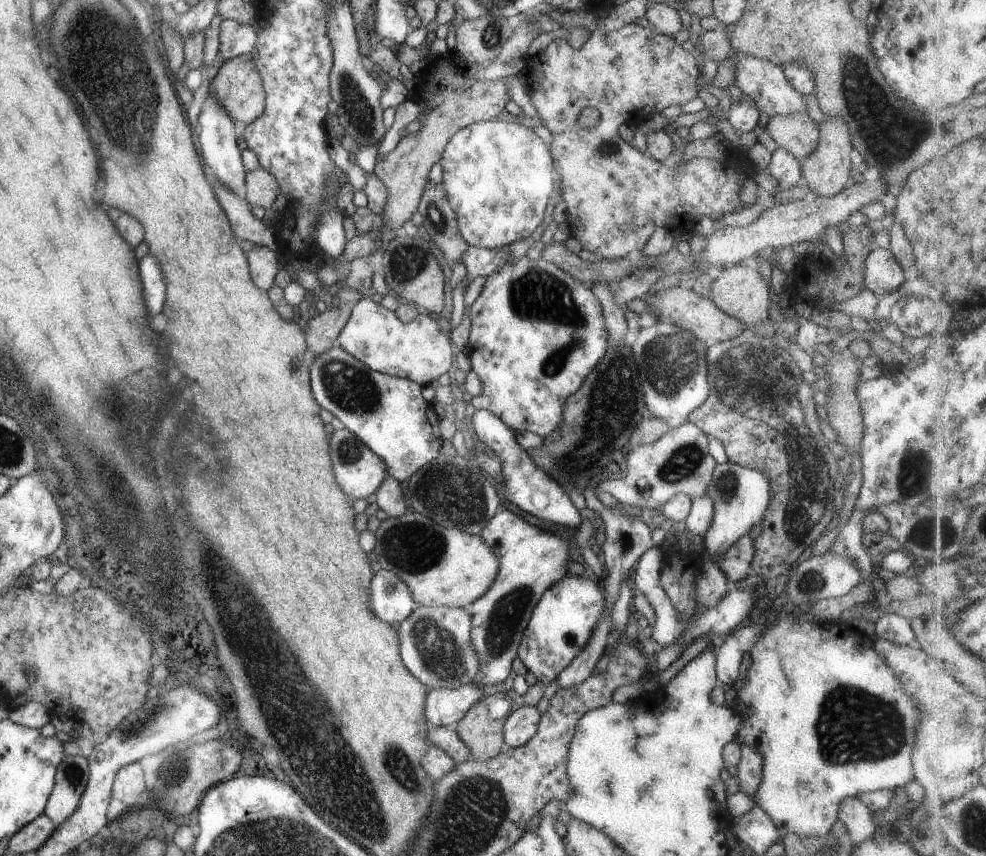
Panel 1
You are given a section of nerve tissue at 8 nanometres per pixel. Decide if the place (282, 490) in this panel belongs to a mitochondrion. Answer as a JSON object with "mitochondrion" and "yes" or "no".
{"mitochondrion":"no"}

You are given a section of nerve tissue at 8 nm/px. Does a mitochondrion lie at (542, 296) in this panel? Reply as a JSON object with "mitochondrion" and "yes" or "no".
{"mitochondrion":"yes"}

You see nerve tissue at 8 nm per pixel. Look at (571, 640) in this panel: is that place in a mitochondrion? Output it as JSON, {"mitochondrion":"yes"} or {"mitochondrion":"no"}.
{"mitochondrion":"no"}

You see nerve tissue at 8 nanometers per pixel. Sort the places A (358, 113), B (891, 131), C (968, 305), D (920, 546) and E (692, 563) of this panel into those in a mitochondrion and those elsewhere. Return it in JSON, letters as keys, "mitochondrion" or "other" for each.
{"A":"mitochondrion","B":"mitochondrion","C":"other","D":"mitochondrion","E":"other"}

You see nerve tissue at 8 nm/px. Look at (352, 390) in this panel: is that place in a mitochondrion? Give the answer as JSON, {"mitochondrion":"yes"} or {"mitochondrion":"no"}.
{"mitochondrion":"yes"}

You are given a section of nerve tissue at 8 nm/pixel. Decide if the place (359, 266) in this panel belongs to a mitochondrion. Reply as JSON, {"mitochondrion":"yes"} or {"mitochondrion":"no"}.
{"mitochondrion":"no"}

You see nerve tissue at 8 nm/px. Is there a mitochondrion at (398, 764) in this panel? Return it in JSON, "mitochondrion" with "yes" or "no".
{"mitochondrion":"yes"}

